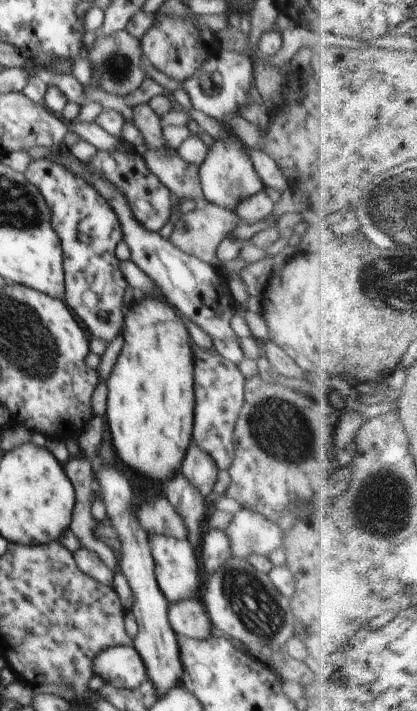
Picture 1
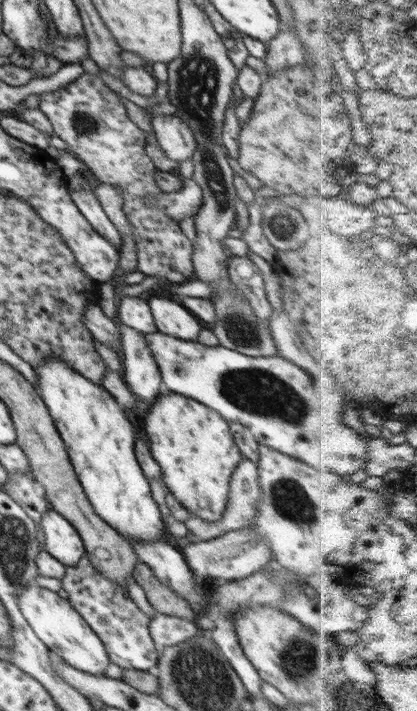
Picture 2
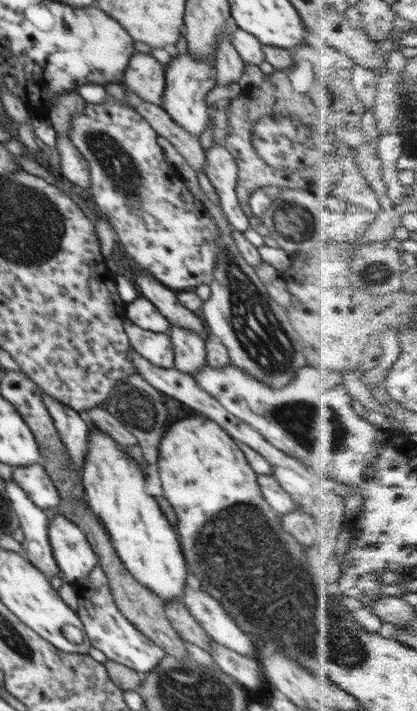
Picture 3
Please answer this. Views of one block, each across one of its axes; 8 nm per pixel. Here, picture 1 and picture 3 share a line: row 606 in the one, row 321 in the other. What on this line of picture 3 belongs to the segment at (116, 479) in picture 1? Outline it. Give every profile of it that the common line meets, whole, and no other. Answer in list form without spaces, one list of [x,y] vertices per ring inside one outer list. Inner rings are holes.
[[[139,296],[125,305],[125,316],[139,328],[154,333],[167,333],[170,330],[169,320],[147,298]]]

